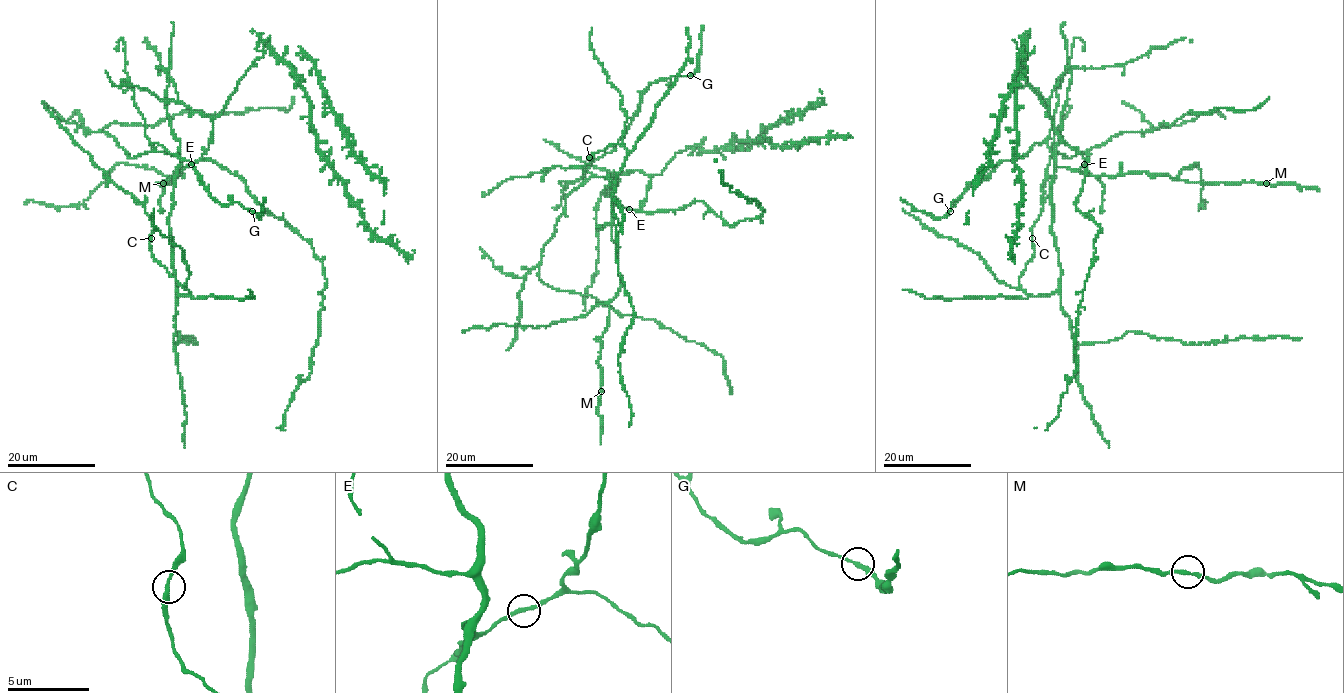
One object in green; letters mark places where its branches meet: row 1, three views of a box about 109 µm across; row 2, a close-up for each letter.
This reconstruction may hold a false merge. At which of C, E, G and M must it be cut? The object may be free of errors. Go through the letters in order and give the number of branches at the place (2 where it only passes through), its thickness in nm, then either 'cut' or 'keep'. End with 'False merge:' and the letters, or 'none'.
C: 2 branches meet; 220 nm thick; keep
E: 2 branches meet; 200 nm thick; keep
G: 2 branches meet; 200 nm thick; keep
M: 2 branches meet; 200 nm thick; keep
False merge: none

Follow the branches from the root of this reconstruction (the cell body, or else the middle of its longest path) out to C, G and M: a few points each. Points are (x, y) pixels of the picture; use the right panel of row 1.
C: (1084, 163), (1054, 172), (1051, 234), (1061, 276), (1048, 295), (1028, 296), (1019, 286), (1033, 238)
G: (1084, 163), (1079, 170), (1059, 167), (1049, 147), (1036, 143), (971, 185), (950, 211)
M: (1084, 163), (1079, 171), (1095, 176), (1148, 172), (1188, 182), (1266, 183)

